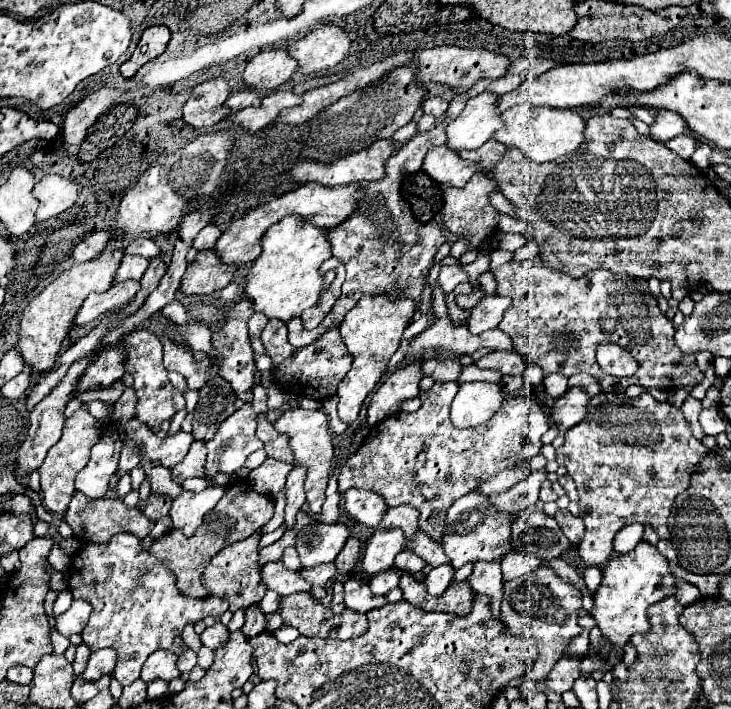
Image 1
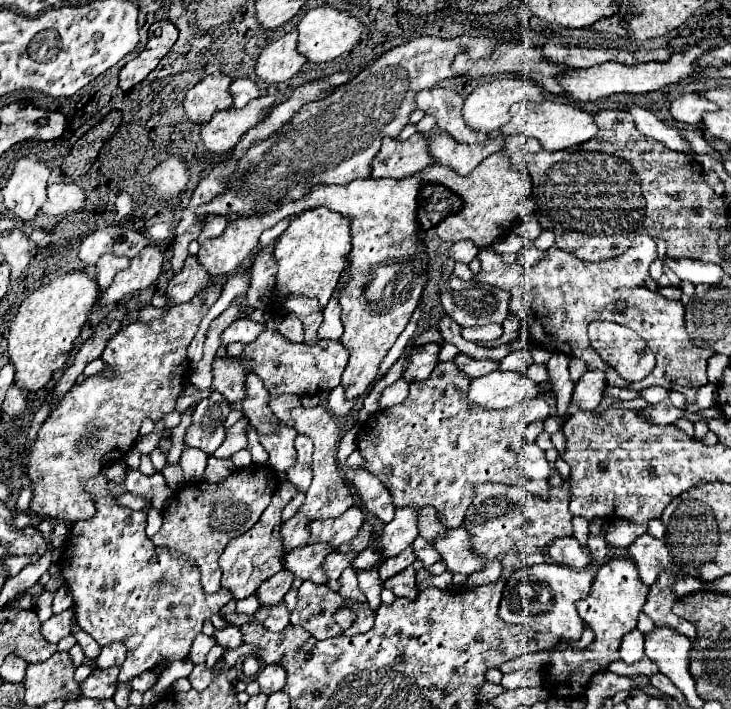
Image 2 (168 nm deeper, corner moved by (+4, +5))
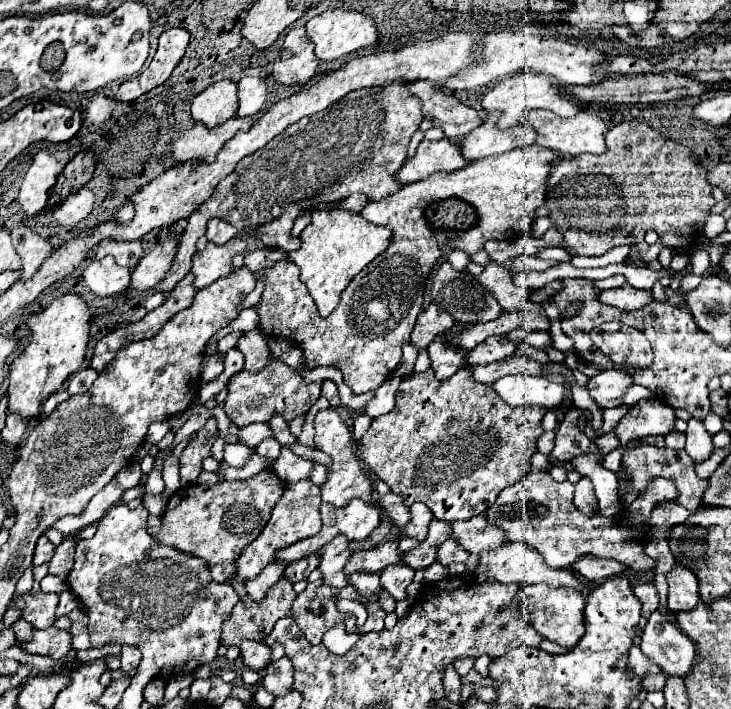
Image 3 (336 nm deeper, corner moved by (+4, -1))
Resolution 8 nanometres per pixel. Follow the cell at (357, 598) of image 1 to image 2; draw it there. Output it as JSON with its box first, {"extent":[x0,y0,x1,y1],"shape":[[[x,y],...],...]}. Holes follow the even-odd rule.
{"extent":[358,570,382,610],"shape":[[[378,570],[358,572],[358,582],[360,582],[360,590],[368,598],[368,604],[376,610],[380,606],[380,592],[382,592],[382,580],[378,576]]]}

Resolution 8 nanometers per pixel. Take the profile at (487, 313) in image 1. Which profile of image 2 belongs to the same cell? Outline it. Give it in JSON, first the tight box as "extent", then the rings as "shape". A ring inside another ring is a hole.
{"extent":[440,276,510,328],"shape":[[[448,276],[446,288],[440,292],[440,300],[444,312],[464,328],[486,326],[492,322],[502,324],[508,316],[510,294],[488,284],[480,284],[474,280],[466,282],[456,276]]]}

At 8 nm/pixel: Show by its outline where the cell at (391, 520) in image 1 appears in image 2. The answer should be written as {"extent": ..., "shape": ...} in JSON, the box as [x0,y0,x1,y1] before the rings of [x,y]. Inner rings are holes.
{"extent":[418,506,450,542],"shape":[[[424,506],[424,508],[418,510],[418,514],[420,514],[418,524],[420,524],[420,536],[422,538],[434,542],[434,538],[442,538],[442,534],[450,532],[450,528],[440,522],[440,518],[438,518],[438,514],[436,514],[434,508]]]}

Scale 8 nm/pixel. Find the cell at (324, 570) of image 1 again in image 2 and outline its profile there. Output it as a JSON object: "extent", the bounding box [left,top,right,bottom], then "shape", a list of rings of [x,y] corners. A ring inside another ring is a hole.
{"extent":[326,552,358,588],"shape":[[[332,552],[328,558],[326,558],[326,574],[328,574],[328,586],[332,588],[340,588],[336,586],[336,580],[340,580],[340,574],[344,568],[348,568],[352,564],[352,560],[356,558],[358,554],[356,552]]]}

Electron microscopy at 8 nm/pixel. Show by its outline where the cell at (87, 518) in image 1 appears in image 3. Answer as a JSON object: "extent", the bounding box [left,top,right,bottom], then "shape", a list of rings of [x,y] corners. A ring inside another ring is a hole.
{"extent":[146,472,164,494],"shape":[[[152,472],[152,474],[148,474],[148,490],[146,490],[146,494],[160,494],[164,490],[164,480],[162,480],[162,476],[160,476],[160,472],[156,474],[156,472]]]}

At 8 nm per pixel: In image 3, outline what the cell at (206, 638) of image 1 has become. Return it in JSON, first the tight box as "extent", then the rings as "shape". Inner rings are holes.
{"extent":[240,640,270,670],"shape":[[[242,640],[240,656],[244,658],[244,664],[252,670],[262,670],[270,664],[270,648],[256,640]]]}

